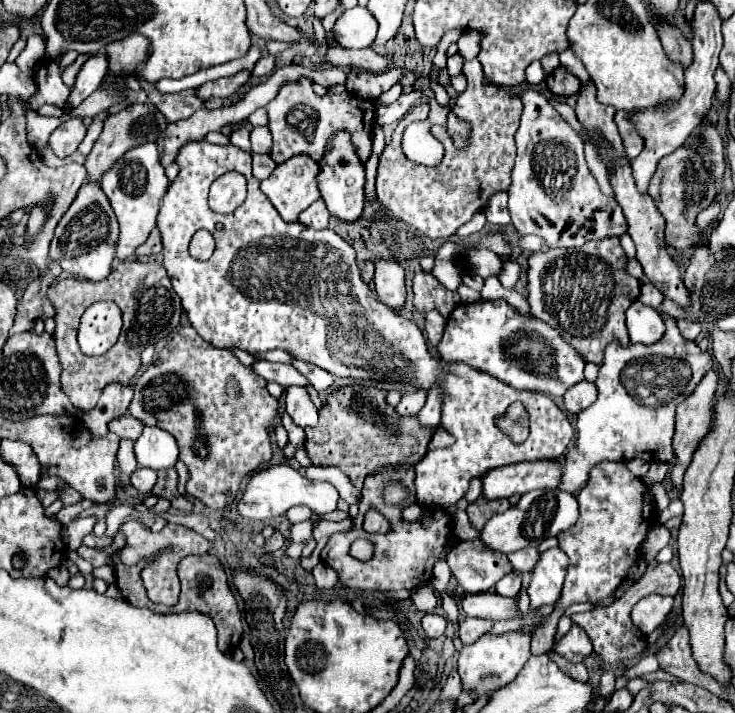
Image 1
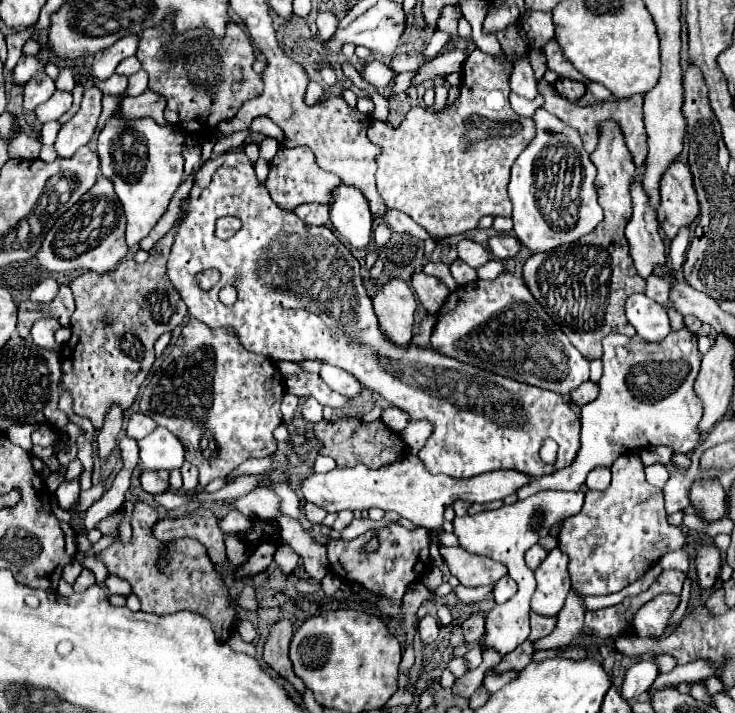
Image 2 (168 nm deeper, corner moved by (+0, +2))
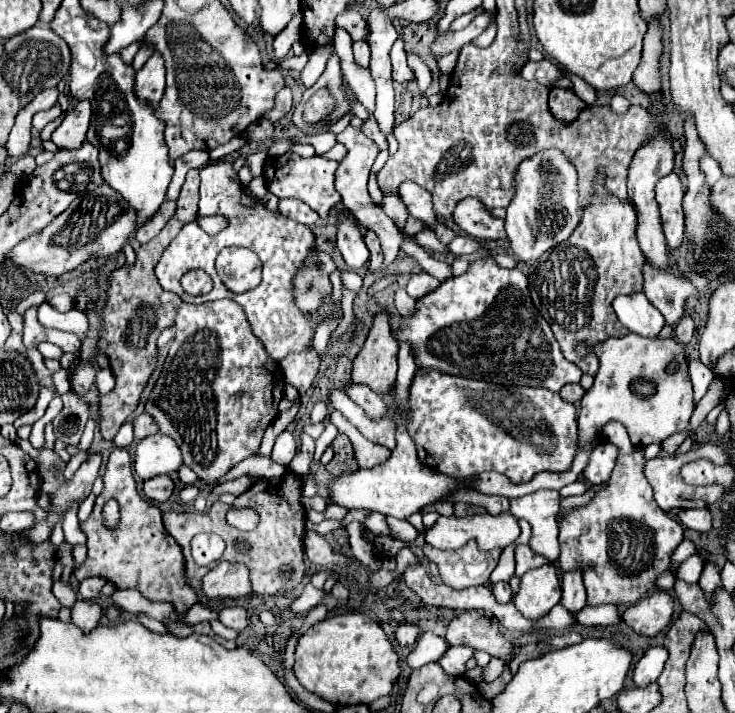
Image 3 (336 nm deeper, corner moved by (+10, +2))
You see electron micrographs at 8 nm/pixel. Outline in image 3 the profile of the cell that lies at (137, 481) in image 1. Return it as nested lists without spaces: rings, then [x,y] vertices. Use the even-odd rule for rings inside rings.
[[[151,477],[143,483],[143,493],[151,501],[167,501],[173,495],[175,483],[171,477]]]

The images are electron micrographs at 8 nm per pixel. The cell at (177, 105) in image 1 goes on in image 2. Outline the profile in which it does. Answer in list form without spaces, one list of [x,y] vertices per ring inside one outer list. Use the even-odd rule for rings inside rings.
[[[235,21],[227,23],[225,37],[215,37],[205,27],[181,35],[171,33],[171,25],[161,25],[159,29],[147,27],[141,33],[137,59],[143,63],[143,69],[149,73],[149,89],[153,89],[155,93],[167,99],[165,121],[173,127],[183,129],[193,137],[209,135],[209,131],[215,129],[221,121],[231,119],[245,101],[249,101],[251,97],[259,97],[259,93],[263,91],[263,79],[259,73],[253,71],[253,63],[255,63],[253,43]],[[165,39],[169,41],[169,45],[163,45]]]

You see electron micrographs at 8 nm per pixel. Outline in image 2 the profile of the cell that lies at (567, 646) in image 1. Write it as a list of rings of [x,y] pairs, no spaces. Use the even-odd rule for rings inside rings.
[[[573,589],[567,595],[567,601],[563,605],[563,609],[557,613],[557,627],[551,635],[533,641],[535,651],[539,649],[559,649],[559,647],[567,647],[573,643],[573,639],[577,635],[581,635],[583,629],[583,615],[585,615],[585,603],[583,603],[583,595],[575,593]]]

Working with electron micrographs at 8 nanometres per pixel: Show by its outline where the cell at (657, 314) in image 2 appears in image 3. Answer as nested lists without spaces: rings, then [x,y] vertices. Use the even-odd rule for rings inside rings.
[[[645,293],[633,295],[617,295],[613,299],[613,309],[619,321],[633,333],[641,337],[657,337],[661,327],[665,325],[663,315],[655,309]]]

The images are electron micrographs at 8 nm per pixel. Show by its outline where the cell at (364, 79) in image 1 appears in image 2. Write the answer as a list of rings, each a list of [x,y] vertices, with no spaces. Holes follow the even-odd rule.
[[[435,31],[435,35],[431,37],[431,43],[429,43],[429,47],[425,49],[425,55],[429,55],[429,57],[433,57],[433,55],[437,55],[437,51],[447,43],[447,33],[445,31]]]

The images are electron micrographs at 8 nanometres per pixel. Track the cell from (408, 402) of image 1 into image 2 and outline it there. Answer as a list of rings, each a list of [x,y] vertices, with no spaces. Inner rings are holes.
[[[395,407],[385,409],[382,412],[381,419],[390,429],[398,433],[403,431],[410,421],[407,413]]]

